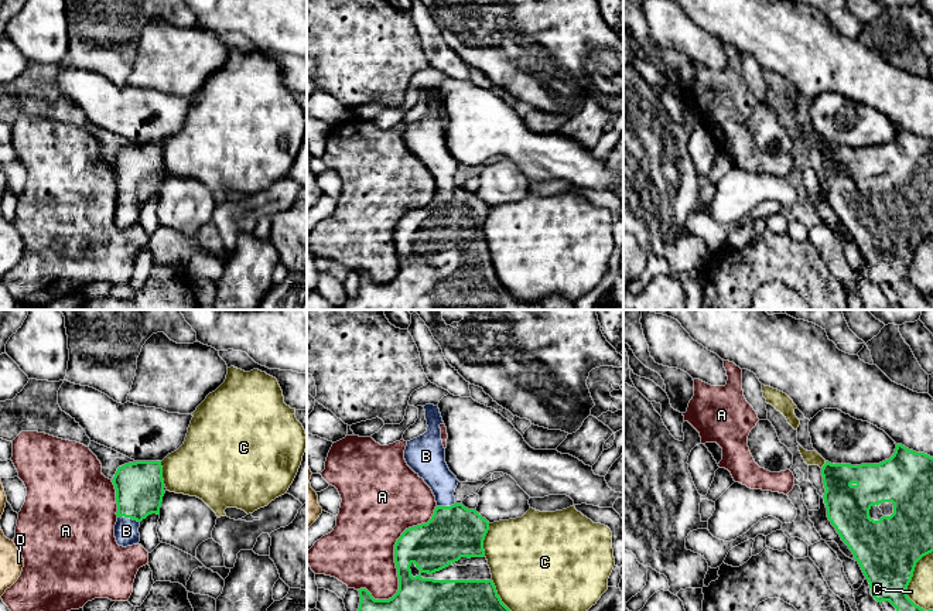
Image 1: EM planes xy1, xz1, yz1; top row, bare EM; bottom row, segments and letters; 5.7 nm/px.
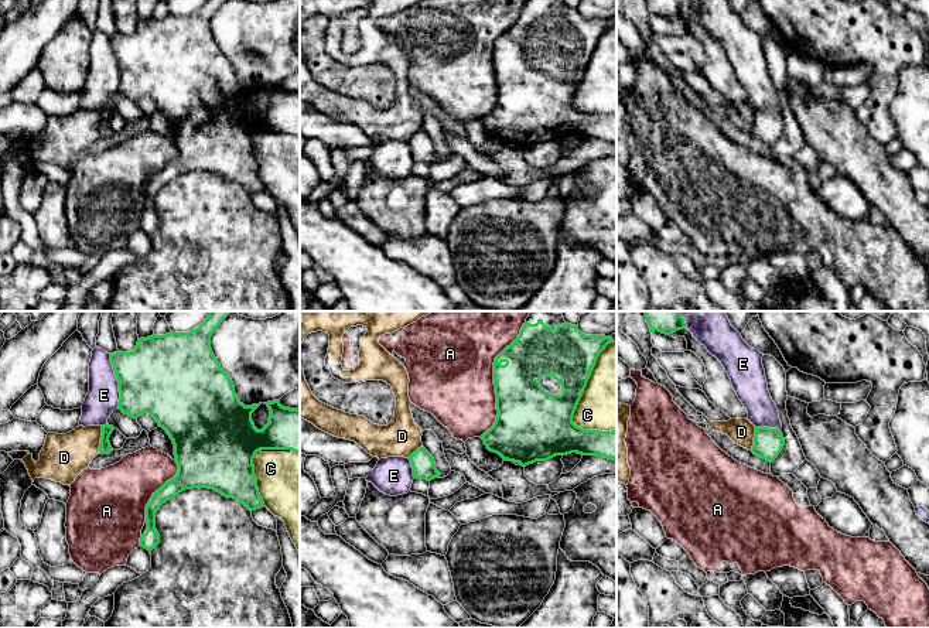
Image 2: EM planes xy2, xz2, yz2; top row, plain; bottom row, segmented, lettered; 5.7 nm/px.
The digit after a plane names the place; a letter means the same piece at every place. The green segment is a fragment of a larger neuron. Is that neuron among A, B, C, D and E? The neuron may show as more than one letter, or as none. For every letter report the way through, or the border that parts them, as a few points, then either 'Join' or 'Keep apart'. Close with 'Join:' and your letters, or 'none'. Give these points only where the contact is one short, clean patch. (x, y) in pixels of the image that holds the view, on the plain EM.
A: Keep apart
B: Join
C: Keep apart
D: Boundary: xy2 (102, 109), (99, 136). Keep apart
E: Keep apart
Join: B

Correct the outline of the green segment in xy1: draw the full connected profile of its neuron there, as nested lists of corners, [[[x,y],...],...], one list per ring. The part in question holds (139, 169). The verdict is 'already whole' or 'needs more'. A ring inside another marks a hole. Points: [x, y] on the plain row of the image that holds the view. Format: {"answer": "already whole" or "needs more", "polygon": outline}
{"answer": "needs more", "polygon": [[[136,144],[117,151],[113,163],[117,187],[115,221],[127,231],[140,225],[140,205],[151,197],[160,198],[164,163],[161,144]]]}

